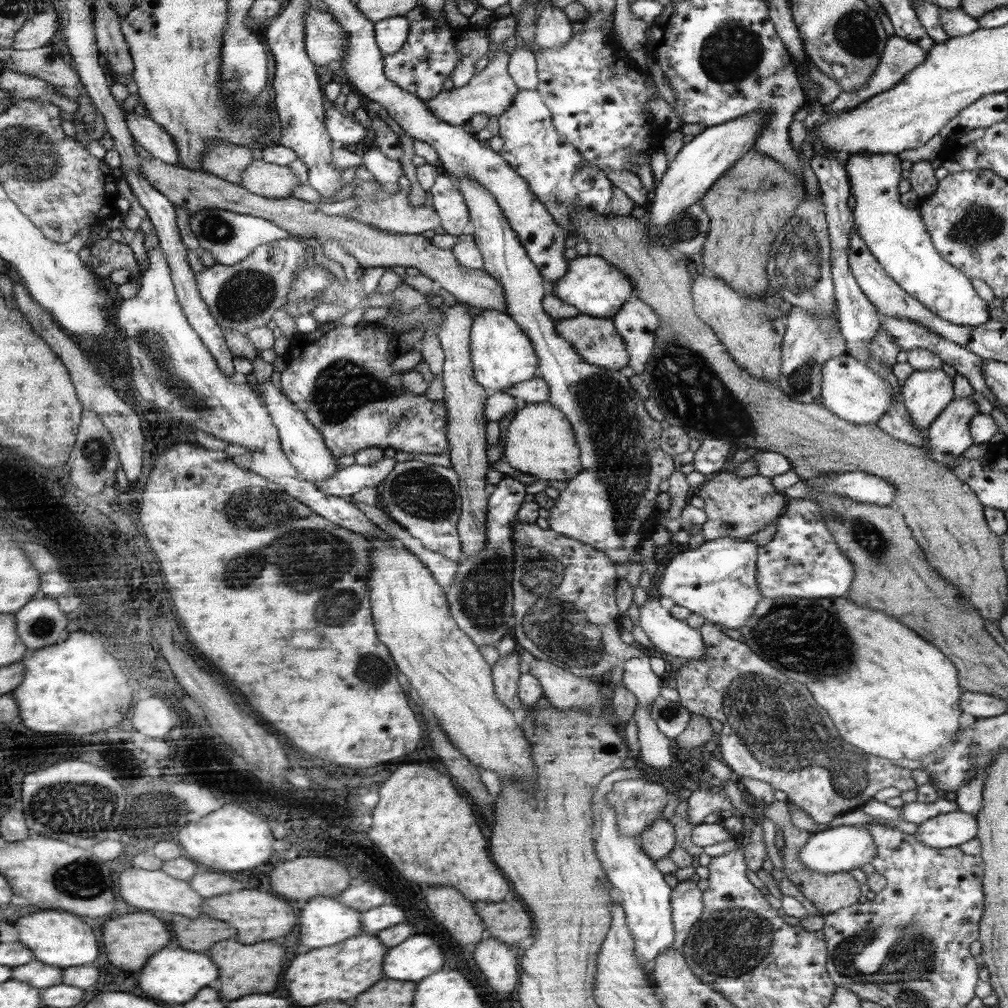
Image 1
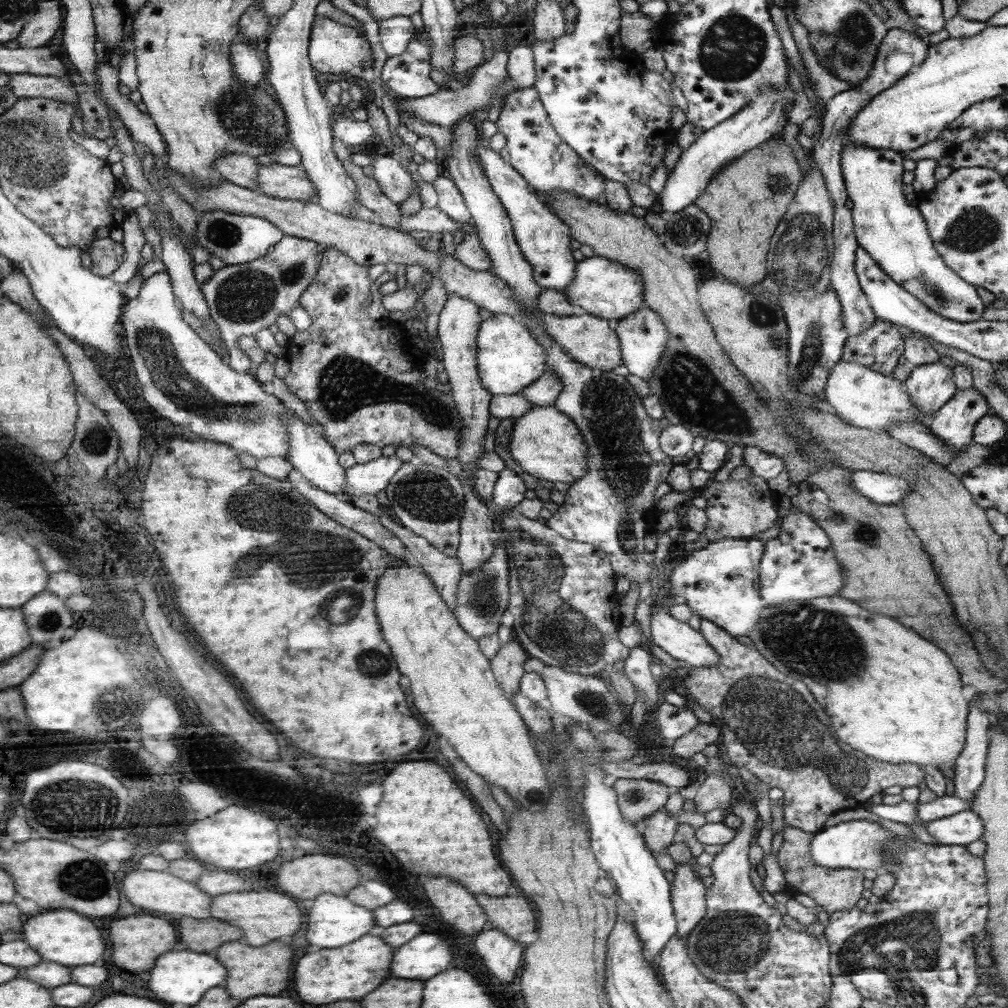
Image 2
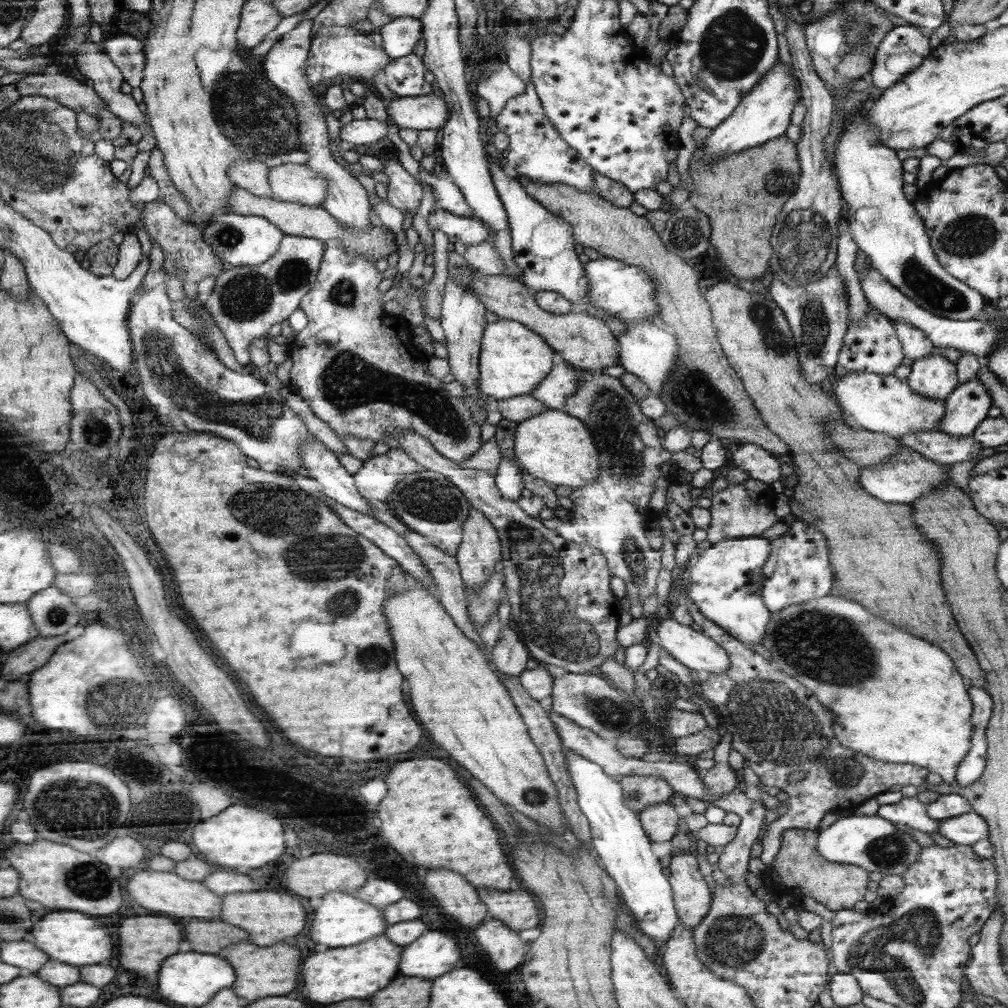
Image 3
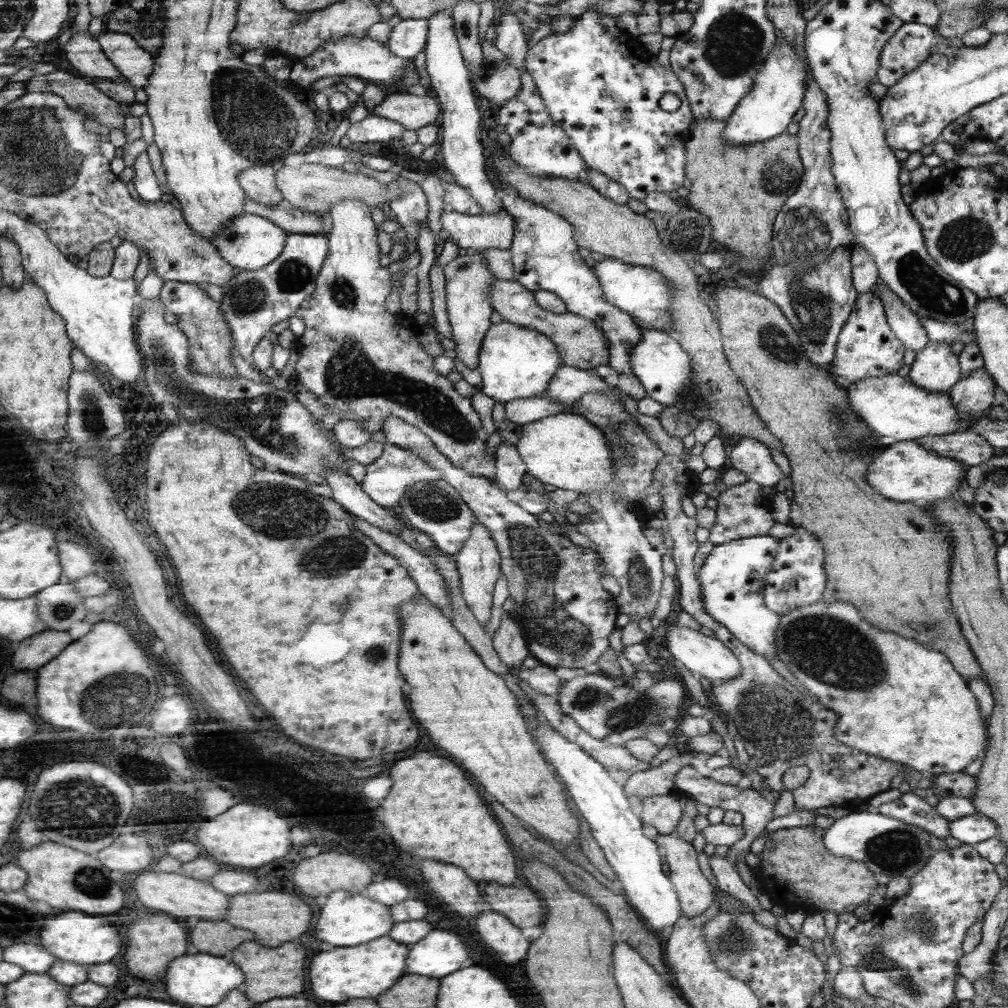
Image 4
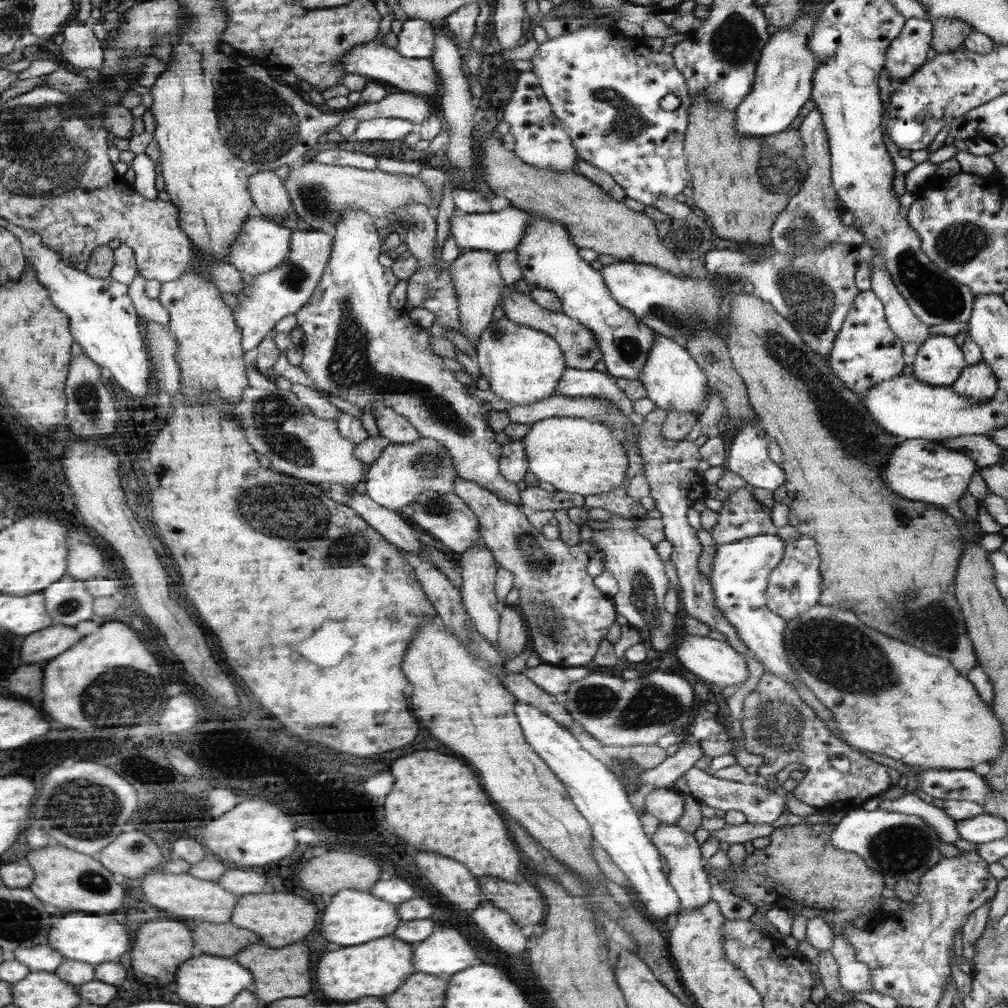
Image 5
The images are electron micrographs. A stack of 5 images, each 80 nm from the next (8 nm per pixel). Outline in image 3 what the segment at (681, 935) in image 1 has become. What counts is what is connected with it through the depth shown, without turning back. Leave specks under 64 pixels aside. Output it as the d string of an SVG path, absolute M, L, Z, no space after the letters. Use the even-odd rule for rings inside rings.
M692 850L671 855L672 861L668 868L672 874L670 880L673 883L681 924L686 928L696 928L709 915L712 892L698 870L698 862Z

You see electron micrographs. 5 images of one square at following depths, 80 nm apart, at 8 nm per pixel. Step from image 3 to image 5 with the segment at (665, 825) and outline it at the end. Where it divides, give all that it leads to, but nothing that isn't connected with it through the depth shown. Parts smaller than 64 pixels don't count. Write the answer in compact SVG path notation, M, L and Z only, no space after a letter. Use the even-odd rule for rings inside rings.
M658 788L646 796L643 814L648 814L660 824L677 824L684 813L685 795L671 788Z

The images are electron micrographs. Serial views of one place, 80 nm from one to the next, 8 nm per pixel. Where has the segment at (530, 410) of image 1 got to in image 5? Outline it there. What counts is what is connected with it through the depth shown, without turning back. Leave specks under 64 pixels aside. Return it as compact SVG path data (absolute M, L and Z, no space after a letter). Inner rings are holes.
M562 416L532 424L522 444L529 459L529 472L558 491L583 497L605 494L623 486L631 475L628 453L613 430L598 421Z

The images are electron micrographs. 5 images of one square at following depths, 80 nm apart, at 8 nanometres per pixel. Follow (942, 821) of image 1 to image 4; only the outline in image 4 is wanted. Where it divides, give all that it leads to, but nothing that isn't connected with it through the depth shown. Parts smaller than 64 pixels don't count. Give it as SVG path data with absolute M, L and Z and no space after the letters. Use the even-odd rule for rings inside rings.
M979 813L950 822L950 834L963 845L972 846L999 836L994 821Z

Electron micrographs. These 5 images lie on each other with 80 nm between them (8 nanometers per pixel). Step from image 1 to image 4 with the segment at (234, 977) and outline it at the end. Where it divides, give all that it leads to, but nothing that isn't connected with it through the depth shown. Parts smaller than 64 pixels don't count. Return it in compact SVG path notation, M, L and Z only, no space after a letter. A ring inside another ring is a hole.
M258 942L242 943L242 948L236 947L224 956L234 960L246 972L246 996L254 1002L266 1002L282 996L296 996L304 990L306 984L306 948L300 944L282 944L282 948L266 948Z

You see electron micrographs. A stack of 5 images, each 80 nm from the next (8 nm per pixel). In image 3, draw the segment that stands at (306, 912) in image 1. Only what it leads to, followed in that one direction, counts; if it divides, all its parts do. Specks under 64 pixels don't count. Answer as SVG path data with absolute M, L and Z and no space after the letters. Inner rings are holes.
M334 891L322 898L320 908L314 912L310 924L310 936L318 944L326 944L330 948L342 948L384 935L384 930L389 925L386 916L383 915L383 909L368 901L360 900L360 897L354 894Z

